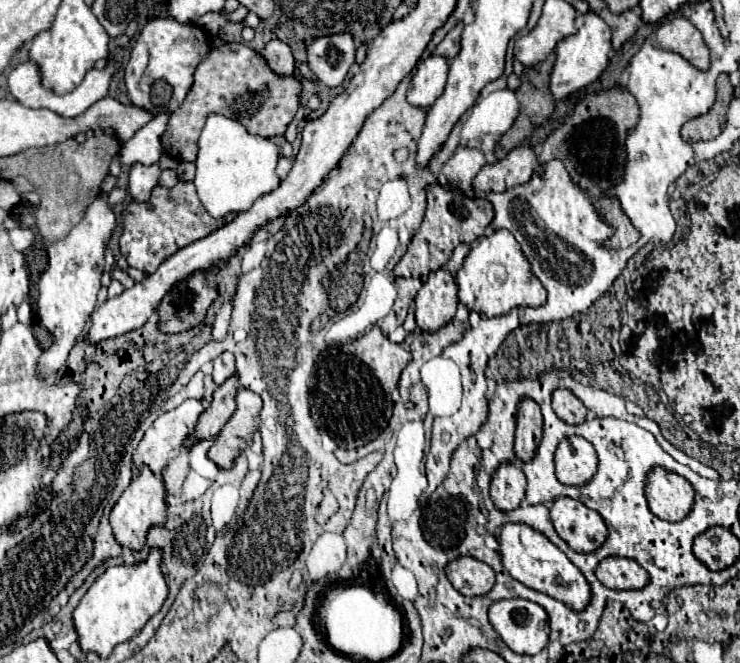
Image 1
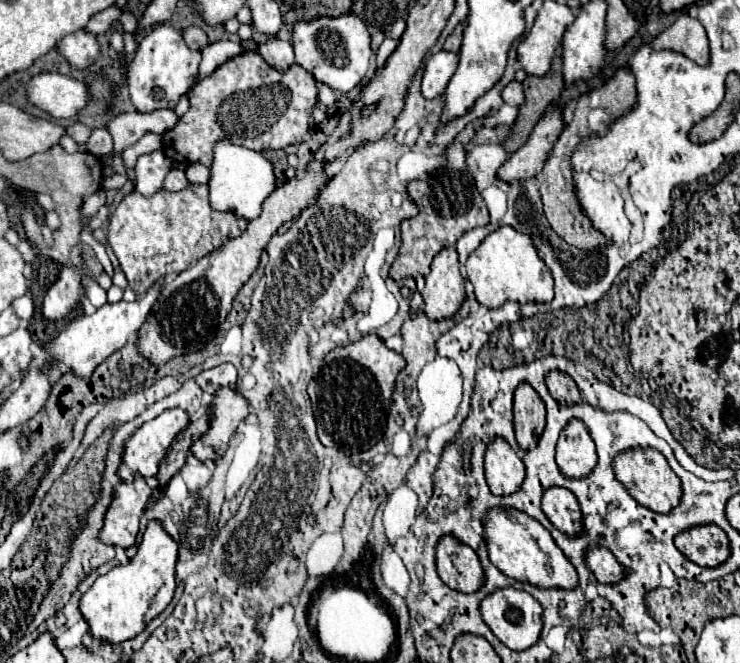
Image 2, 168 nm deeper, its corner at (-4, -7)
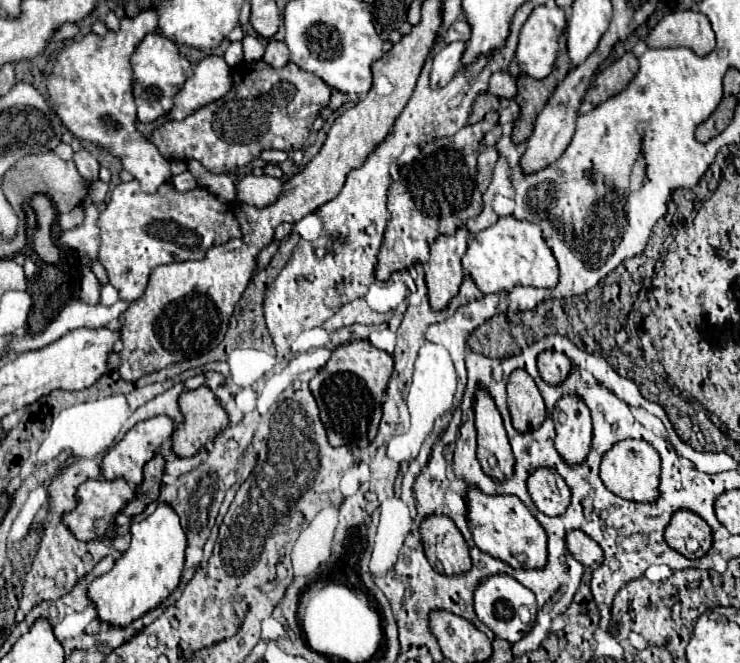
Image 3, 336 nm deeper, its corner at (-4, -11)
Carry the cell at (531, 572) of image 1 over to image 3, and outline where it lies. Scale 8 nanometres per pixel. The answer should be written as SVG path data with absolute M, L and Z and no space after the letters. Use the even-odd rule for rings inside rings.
M469 488L467 492L467 520L473 540L481 552L503 560L511 568L535 570L547 564L547 534L533 514L517 496L485 496L483 492Z

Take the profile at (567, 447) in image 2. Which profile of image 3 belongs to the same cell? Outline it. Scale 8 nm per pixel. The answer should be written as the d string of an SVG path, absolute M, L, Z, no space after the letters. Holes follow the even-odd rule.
M565 396L553 410L553 422L557 430L555 448L559 456L569 466L585 462L593 440L589 408L577 396Z

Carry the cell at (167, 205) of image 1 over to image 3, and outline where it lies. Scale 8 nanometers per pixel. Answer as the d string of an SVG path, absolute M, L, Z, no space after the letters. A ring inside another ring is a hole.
M137 180L121 182L99 216L101 248L99 262L109 274L109 282L117 288L119 298L133 302L145 294L149 274L159 264L171 264L181 260L199 260L205 250L217 244L225 244L231 238L241 238L237 218L231 206L221 204L209 190L193 188L189 192L177 192L165 182L155 194L145 194Z

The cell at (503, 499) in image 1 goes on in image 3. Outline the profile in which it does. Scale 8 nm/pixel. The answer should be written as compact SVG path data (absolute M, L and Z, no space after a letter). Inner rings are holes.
M485 390L477 392L475 400L475 424L477 424L477 460L487 476L497 482L505 482L513 476L515 456L503 428L501 414L497 412L491 396Z

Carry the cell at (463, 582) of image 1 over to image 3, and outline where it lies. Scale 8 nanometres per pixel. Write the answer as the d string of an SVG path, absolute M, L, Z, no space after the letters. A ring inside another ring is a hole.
M429 516L421 524L423 548L429 564L445 576L465 574L471 570L471 556L459 528L447 516Z

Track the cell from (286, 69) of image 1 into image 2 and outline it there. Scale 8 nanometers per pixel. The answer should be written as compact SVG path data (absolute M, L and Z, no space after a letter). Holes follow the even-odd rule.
M279 38L267 40L265 44L259 46L257 52L263 56L263 60L265 60L269 66L277 68L279 72L283 72L283 70L287 70L291 64L295 64L291 42L285 42L285 40L279 40Z

